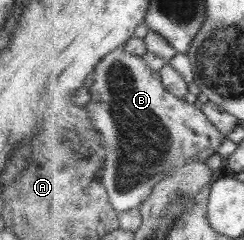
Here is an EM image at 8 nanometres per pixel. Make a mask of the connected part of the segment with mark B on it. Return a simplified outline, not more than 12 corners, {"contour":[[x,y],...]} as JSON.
{"contour":[[126,44],[82,101],[119,215],[228,138]]}

